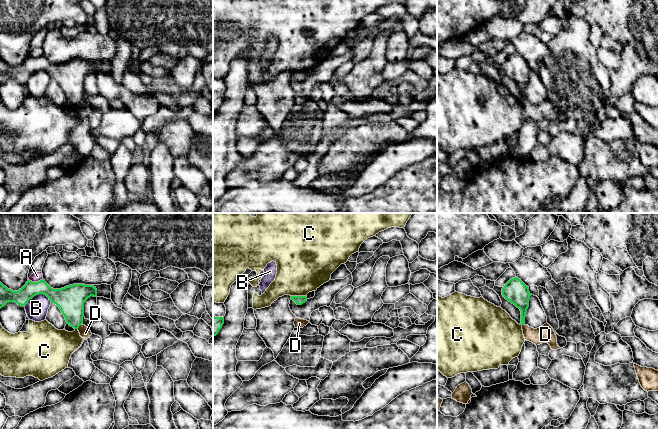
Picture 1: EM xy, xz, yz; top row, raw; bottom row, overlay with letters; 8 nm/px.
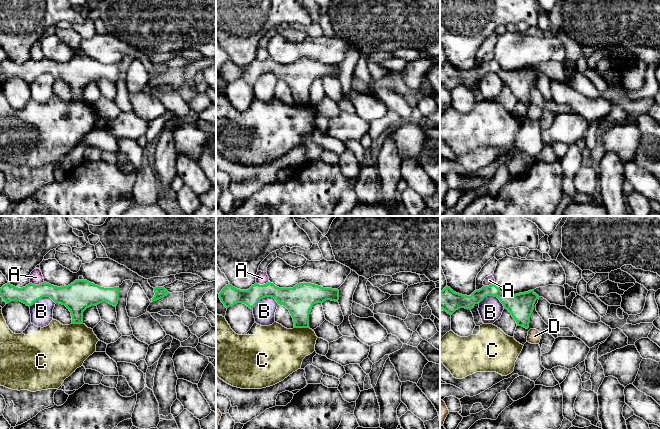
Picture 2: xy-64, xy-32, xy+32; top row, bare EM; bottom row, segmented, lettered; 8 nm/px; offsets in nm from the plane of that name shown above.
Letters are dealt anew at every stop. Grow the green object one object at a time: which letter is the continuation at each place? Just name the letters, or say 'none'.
none

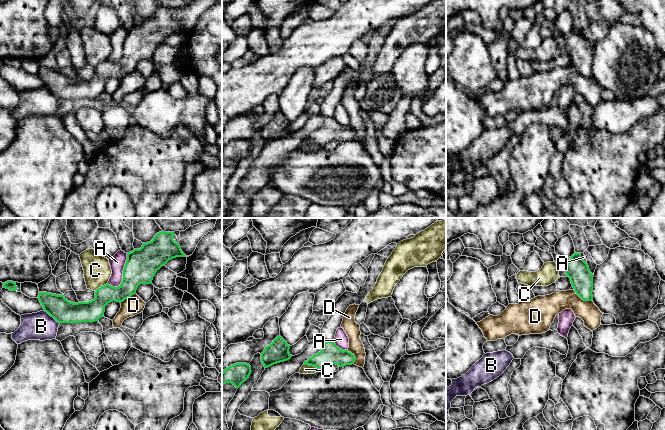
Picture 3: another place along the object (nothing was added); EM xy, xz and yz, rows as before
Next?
none

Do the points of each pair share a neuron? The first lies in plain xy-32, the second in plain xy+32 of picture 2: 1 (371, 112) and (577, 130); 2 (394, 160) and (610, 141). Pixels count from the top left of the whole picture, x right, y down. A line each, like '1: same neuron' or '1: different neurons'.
1: different neurons
2: different neurons

